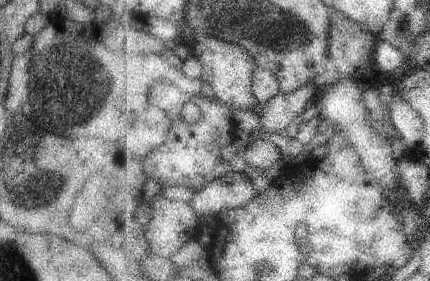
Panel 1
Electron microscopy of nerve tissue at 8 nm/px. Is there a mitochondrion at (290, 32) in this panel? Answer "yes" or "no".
yes

